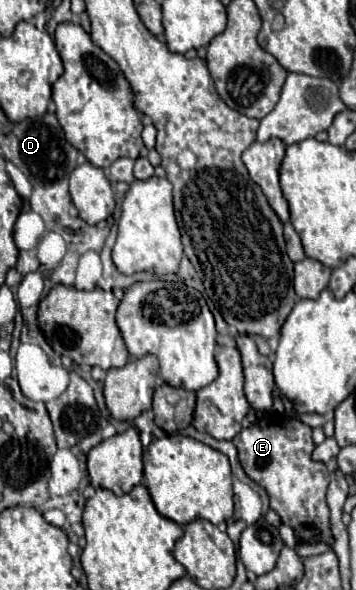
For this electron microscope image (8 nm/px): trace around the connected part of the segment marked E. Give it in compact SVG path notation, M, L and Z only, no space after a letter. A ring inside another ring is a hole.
M267 414L261 420L257 420L257 424L241 430L239 436L235 436L233 444L237 446L239 462L241 462L243 470L247 468L245 474L251 480L255 480L259 486L265 488L265 492L269 496L269 506L281 516L283 524L287 524L295 530L297 540L305 542L305 544L325 542L325 544L333 546L335 538L333 538L331 522L329 522L329 506L325 502L325 494L327 494L327 486L329 486L329 470L323 462L315 462L311 457L313 448L315 448L312 440L312 429L301 424L295 418Z

